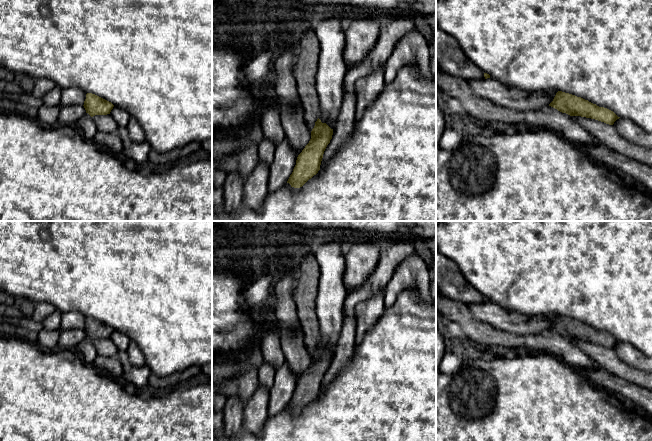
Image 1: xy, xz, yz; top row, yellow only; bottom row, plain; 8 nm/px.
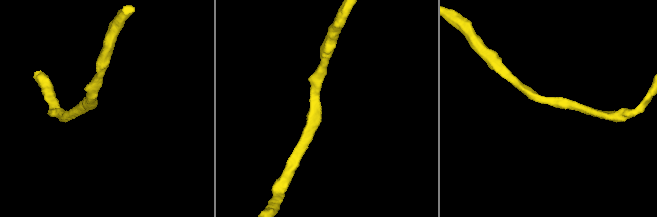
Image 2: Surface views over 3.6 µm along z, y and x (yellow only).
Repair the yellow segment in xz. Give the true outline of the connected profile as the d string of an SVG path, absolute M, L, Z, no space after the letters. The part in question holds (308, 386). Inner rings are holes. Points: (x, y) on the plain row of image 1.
M318 342L311 355L311 363L298 379L296 389L287 407L294 412L302 411L320 394L321 385L327 369L332 363L333 353Z

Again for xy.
M92 317L86 318L86 323L83 330L86 334L86 337L88 337L91 341L95 339L110 338L114 331L111 326Z

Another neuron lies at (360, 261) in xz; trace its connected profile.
M378 242L352 244L344 255L346 270L343 283L347 293L360 287L374 271L385 245Z

